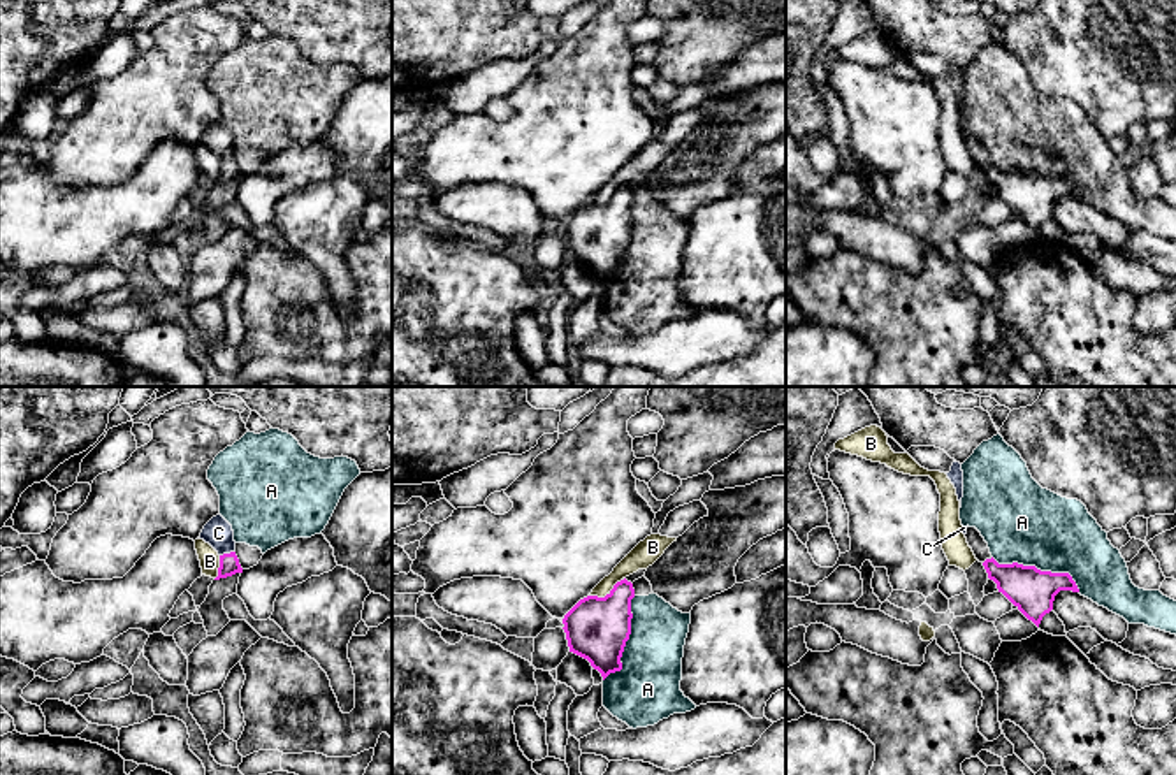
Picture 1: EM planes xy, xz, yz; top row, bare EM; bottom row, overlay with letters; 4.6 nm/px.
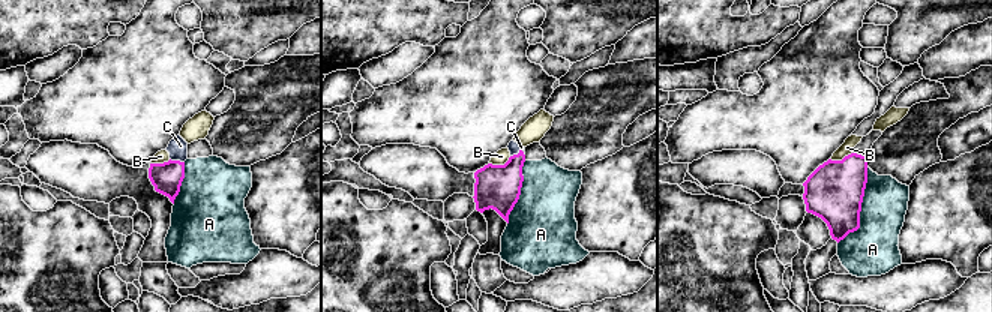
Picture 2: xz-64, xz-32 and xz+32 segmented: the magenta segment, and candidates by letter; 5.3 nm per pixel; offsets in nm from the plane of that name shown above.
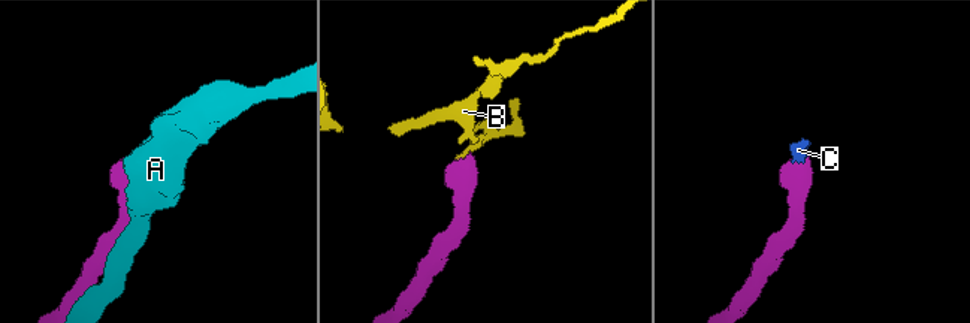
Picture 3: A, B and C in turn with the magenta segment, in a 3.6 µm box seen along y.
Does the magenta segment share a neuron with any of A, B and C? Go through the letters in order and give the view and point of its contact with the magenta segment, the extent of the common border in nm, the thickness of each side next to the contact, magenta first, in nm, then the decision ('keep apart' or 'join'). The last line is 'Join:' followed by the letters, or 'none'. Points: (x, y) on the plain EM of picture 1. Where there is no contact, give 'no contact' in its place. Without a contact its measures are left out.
A: meets magenta in yz at (1039, 176); contact 440 nm long; 200 nm thick on the magenta side, 380 nm on the other; keep apart
B: meets magenta in xz at (607, 201); contact 170 nm long; 280 nm thick on the magenta side, 110 nm on the other; keep apart
C: meets magenta in xy at (227, 160); contact 80 nm long; 100 nm thick on the magenta side, 130 nm on the other; join
Join: C

